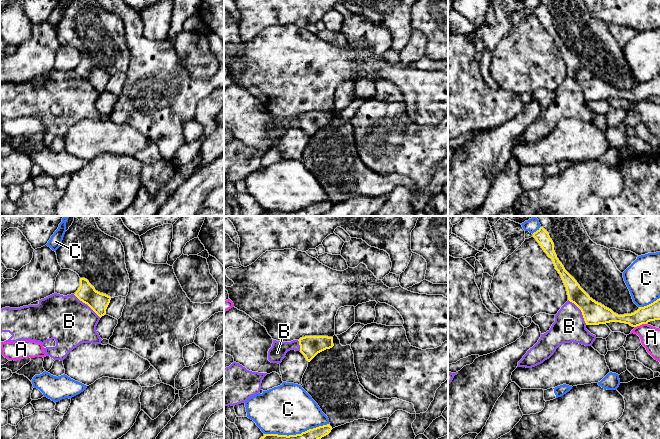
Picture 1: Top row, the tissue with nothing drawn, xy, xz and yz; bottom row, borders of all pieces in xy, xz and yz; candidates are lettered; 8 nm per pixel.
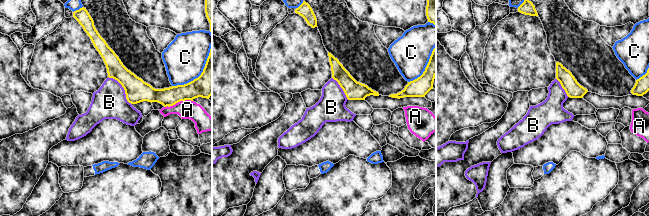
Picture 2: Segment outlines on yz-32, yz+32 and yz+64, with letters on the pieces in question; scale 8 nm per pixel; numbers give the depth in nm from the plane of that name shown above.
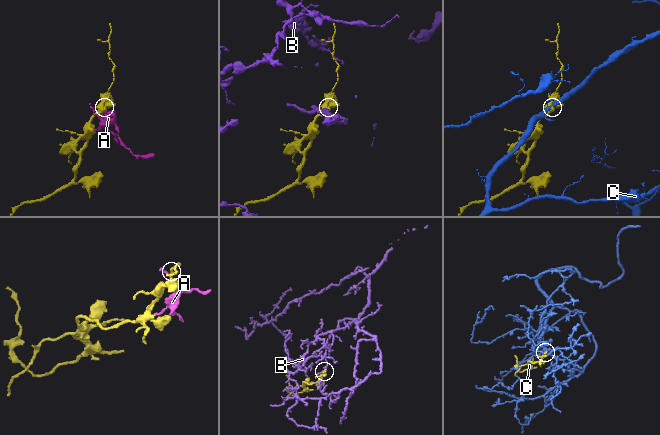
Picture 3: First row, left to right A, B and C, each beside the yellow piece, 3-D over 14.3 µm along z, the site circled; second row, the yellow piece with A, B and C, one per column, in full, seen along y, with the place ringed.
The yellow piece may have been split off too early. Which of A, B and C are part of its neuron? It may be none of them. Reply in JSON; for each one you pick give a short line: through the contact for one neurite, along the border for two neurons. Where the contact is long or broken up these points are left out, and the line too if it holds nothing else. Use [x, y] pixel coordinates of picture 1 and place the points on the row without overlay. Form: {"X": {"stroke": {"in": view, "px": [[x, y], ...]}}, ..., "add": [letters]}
{"add": []}

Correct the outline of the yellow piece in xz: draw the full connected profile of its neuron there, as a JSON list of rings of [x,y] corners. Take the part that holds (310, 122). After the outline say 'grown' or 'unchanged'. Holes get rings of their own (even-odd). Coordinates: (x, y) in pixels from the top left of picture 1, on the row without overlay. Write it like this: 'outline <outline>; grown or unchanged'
outline [[[305,112],[299,116],[300,128],[310,138],[318,129],[334,122],[333,113]]]; unchanged

